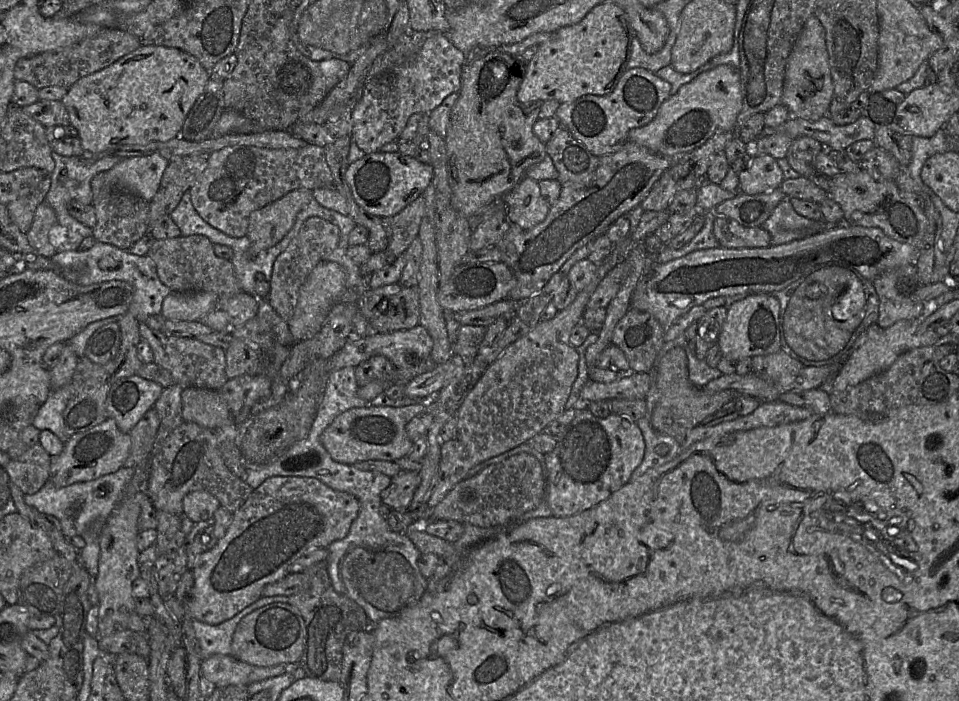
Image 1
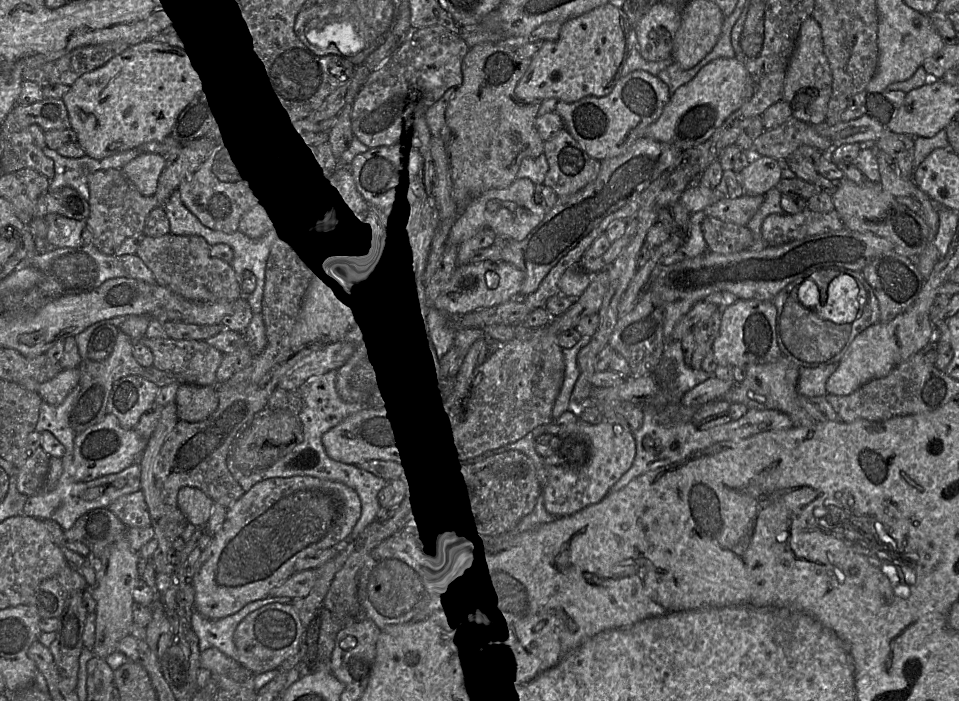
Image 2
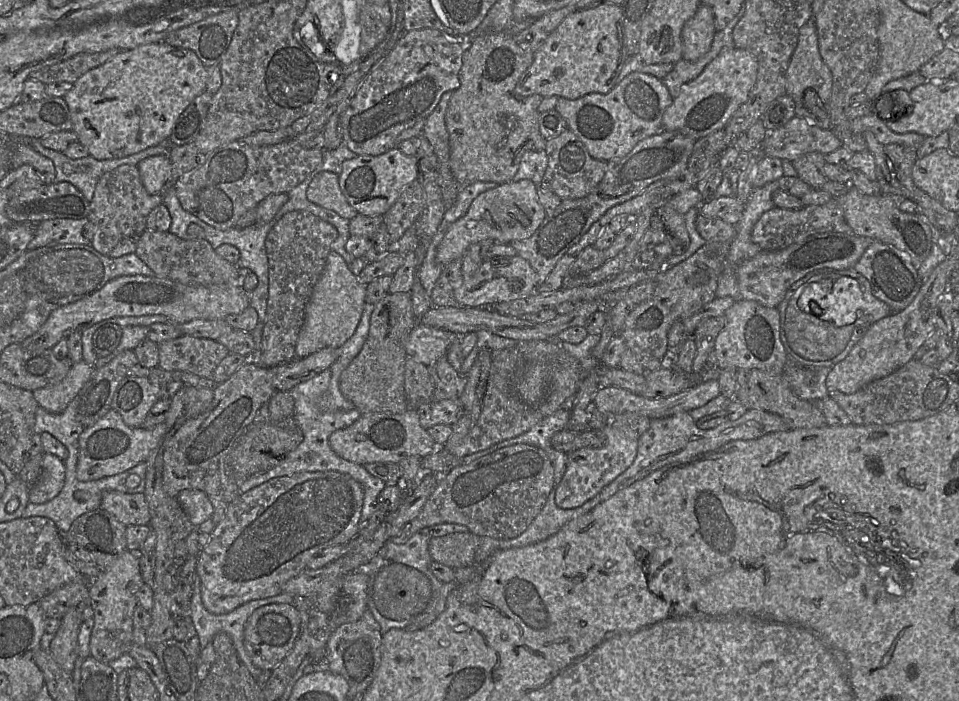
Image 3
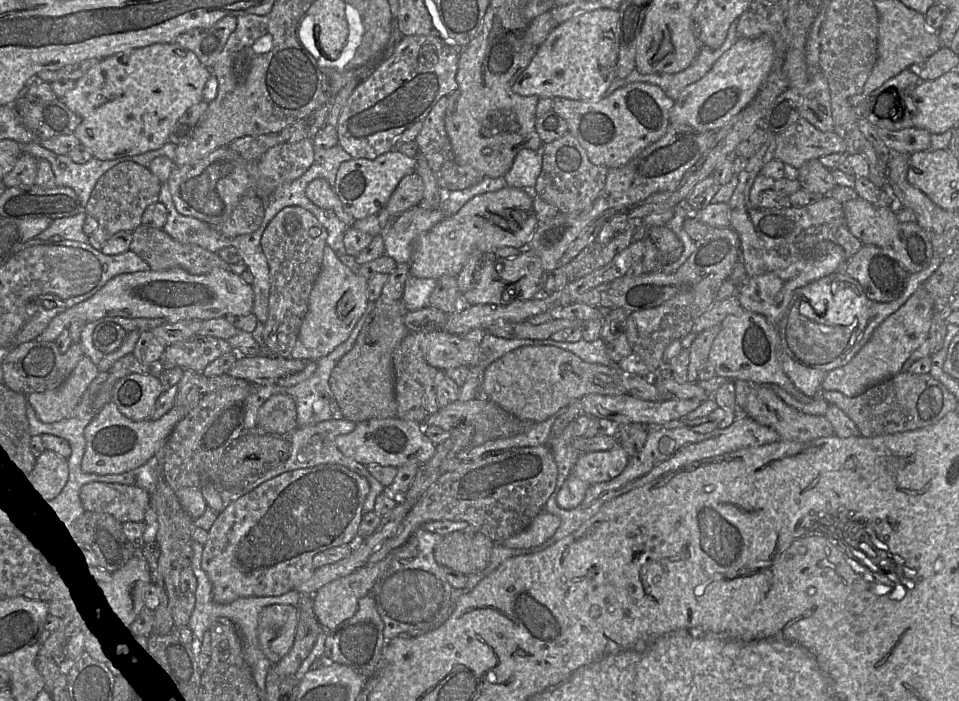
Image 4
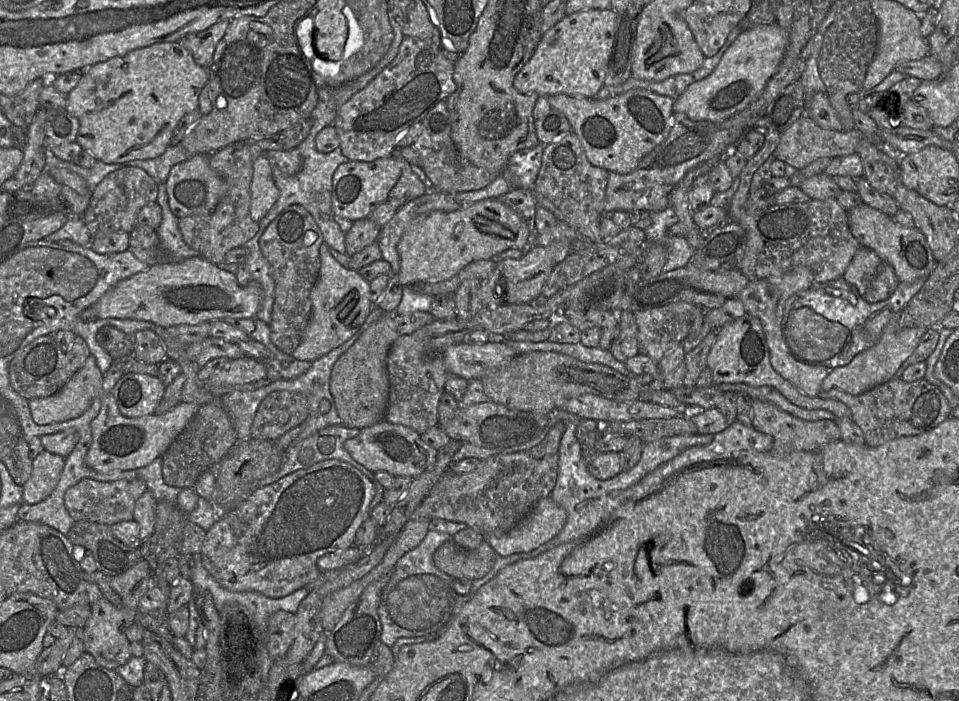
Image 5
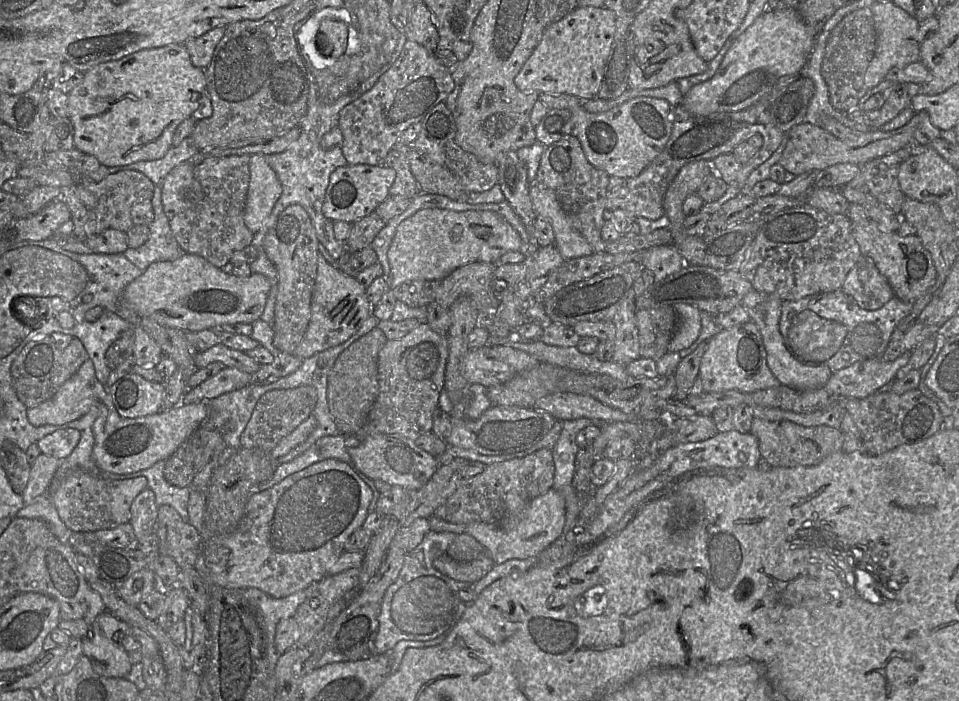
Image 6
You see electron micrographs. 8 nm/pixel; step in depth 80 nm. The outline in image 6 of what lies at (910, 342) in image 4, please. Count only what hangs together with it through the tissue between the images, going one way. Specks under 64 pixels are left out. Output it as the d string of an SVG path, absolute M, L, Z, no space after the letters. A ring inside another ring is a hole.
M906 352L894 361L865 360L835 372L824 386L832 395L863 399L892 383L897 371L910 359Z

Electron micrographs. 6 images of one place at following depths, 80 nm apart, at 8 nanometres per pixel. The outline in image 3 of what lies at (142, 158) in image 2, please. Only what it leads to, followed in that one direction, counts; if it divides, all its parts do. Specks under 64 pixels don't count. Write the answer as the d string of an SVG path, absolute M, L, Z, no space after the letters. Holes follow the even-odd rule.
M160 154L148 157L137 164L142 184L146 191L150 194L161 193L163 198L163 190L167 187L167 181L171 172L171 162L168 156Z

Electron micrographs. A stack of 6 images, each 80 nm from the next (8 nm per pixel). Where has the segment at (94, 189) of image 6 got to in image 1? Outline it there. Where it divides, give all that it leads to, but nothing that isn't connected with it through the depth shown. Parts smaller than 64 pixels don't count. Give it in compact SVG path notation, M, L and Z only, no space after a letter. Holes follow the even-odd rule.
M104 172L91 180L92 205L96 214L96 225L92 228L96 241L112 244L120 249L129 247L146 233L149 233L150 204L141 197L122 189L107 187Z

